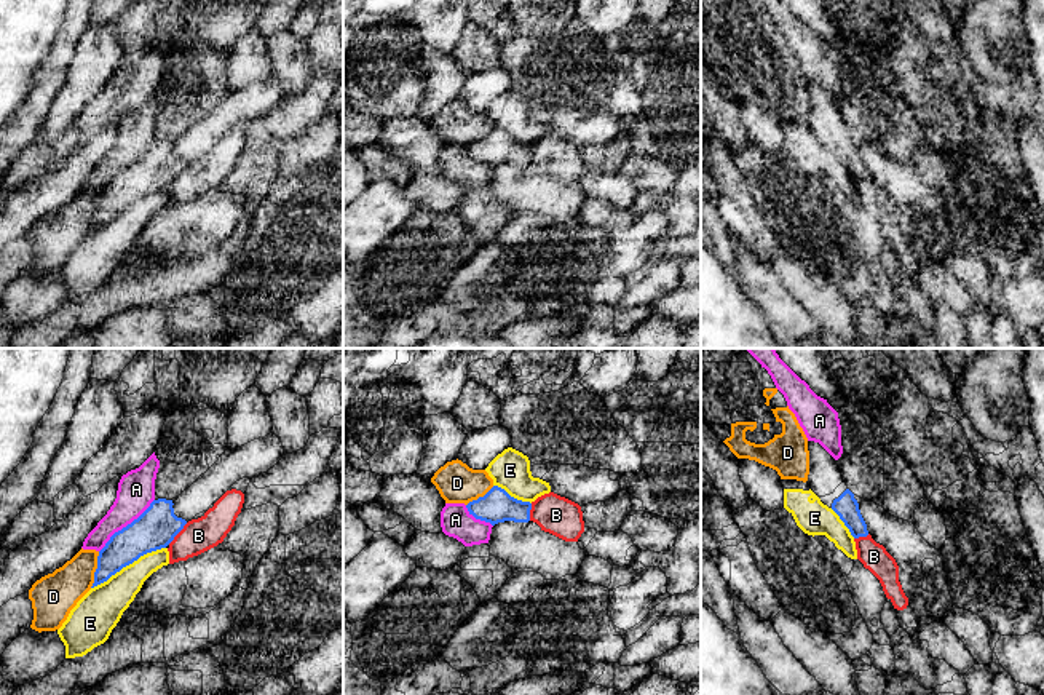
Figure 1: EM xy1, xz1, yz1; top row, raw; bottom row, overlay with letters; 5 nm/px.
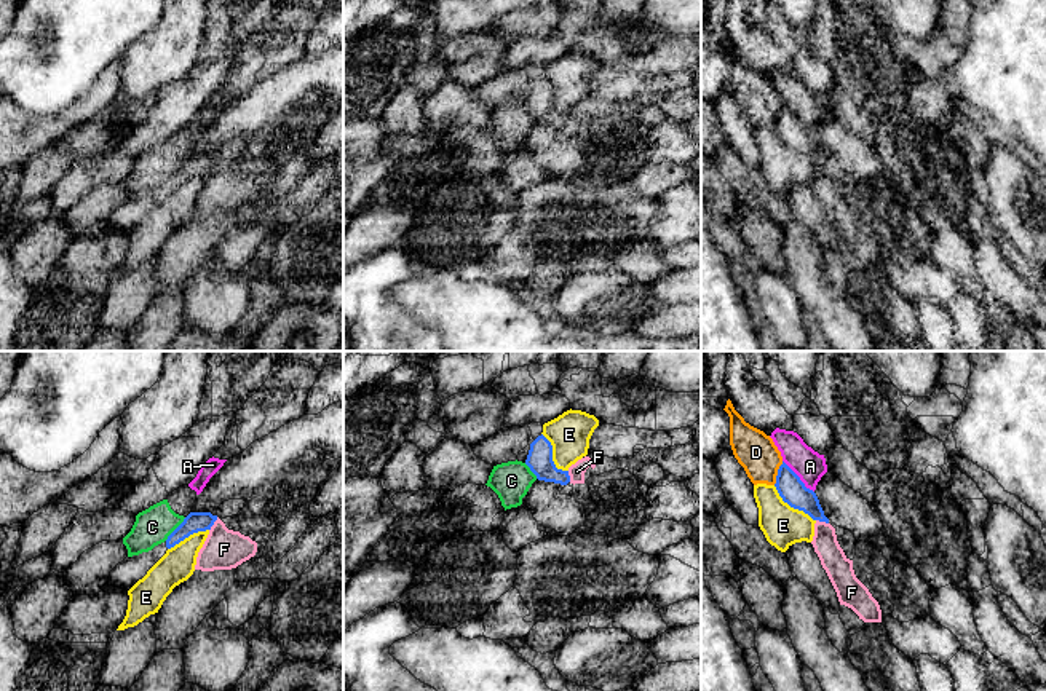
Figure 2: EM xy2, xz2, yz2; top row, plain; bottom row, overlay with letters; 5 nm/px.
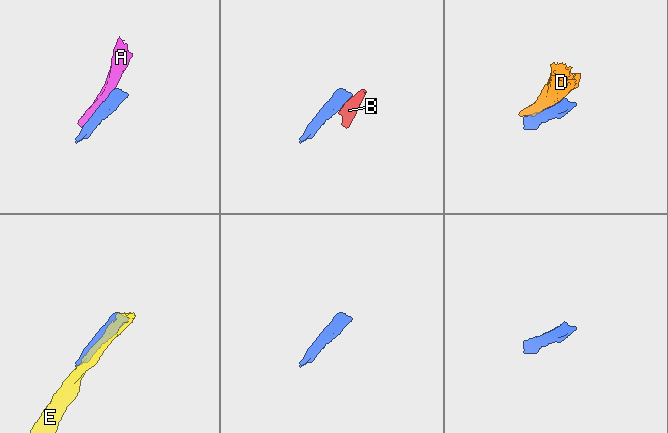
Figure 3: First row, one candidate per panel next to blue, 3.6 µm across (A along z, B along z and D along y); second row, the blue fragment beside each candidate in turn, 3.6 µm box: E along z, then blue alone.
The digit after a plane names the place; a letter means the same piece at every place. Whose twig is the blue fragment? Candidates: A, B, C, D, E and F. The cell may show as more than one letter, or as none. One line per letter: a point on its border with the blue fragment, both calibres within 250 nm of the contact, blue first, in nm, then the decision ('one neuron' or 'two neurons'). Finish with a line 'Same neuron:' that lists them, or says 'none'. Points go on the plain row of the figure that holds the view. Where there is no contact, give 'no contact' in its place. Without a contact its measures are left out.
A: meets blue in xy1 at (126, 168); 200 nm thick on the blue side, 190 nm on the other; two neurons
B: meets blue in xy1 at (177, 174); 200 nm thick on the blue side, 170 nm on the other; two neurons
C: meets blue in xy2 at (176, 171); 100 nm thick on the blue side, 190 nm on the other; two neurons
D: meets blue in xy1 at (96, 211); 170 nm thick on the blue side, 220 nm on the other; two neurons
E: meets blue in xy1 at (128, 206); 200 nm thick on the blue side, 220 nm on the other; two neurons
F: meets blue in xy2 at (213, 166); 100 nm thick on the blue side, 200 nm on the other; two neurons
Same neuron: none

